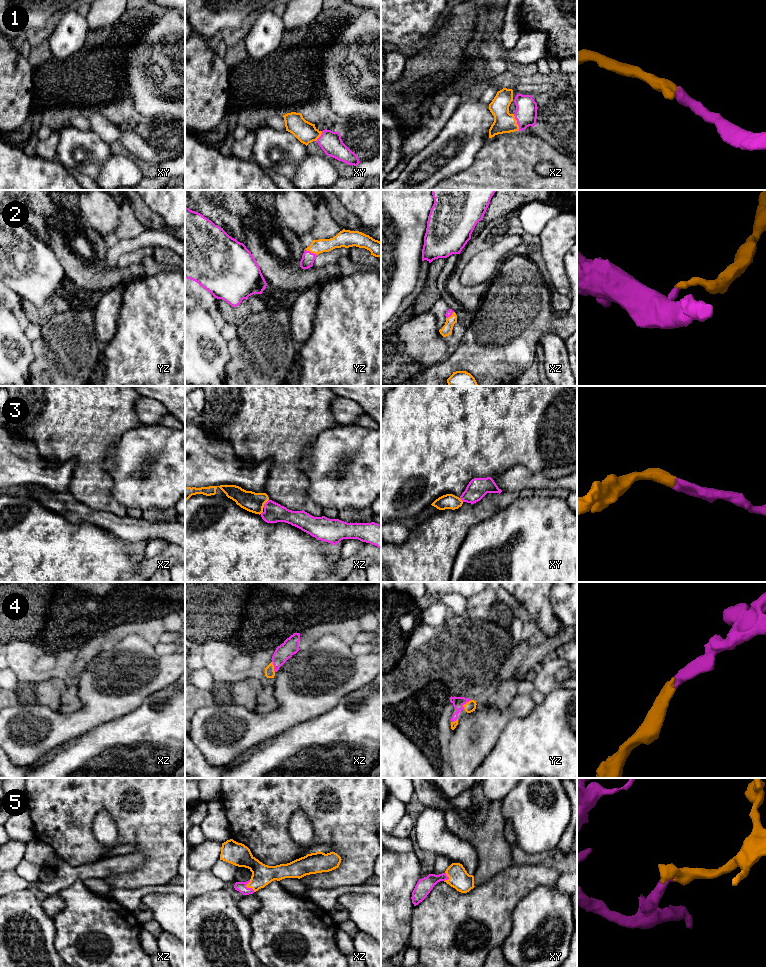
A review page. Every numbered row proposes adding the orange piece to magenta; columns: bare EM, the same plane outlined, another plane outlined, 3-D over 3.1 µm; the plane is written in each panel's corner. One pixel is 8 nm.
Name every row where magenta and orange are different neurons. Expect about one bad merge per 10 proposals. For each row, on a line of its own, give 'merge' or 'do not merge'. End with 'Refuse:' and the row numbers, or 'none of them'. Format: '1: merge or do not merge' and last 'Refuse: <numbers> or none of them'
1: merge
2: merge
3: merge
4: merge
5: merge
Refuse: none of them

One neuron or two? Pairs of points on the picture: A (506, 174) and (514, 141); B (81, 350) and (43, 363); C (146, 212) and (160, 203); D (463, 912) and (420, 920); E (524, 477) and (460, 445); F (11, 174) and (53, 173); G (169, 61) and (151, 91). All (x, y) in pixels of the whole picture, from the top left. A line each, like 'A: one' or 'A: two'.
A: one
B: one
C: two
D: one
E: two
F: one
G: one

